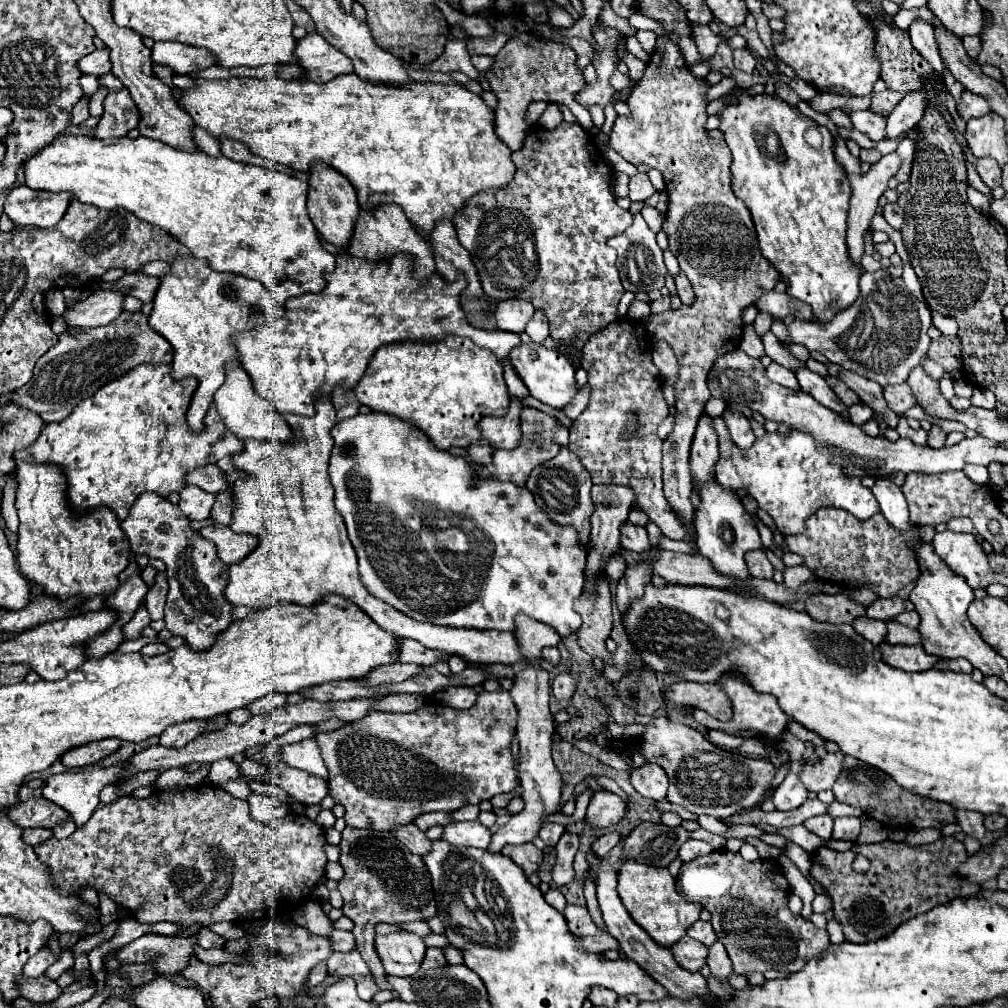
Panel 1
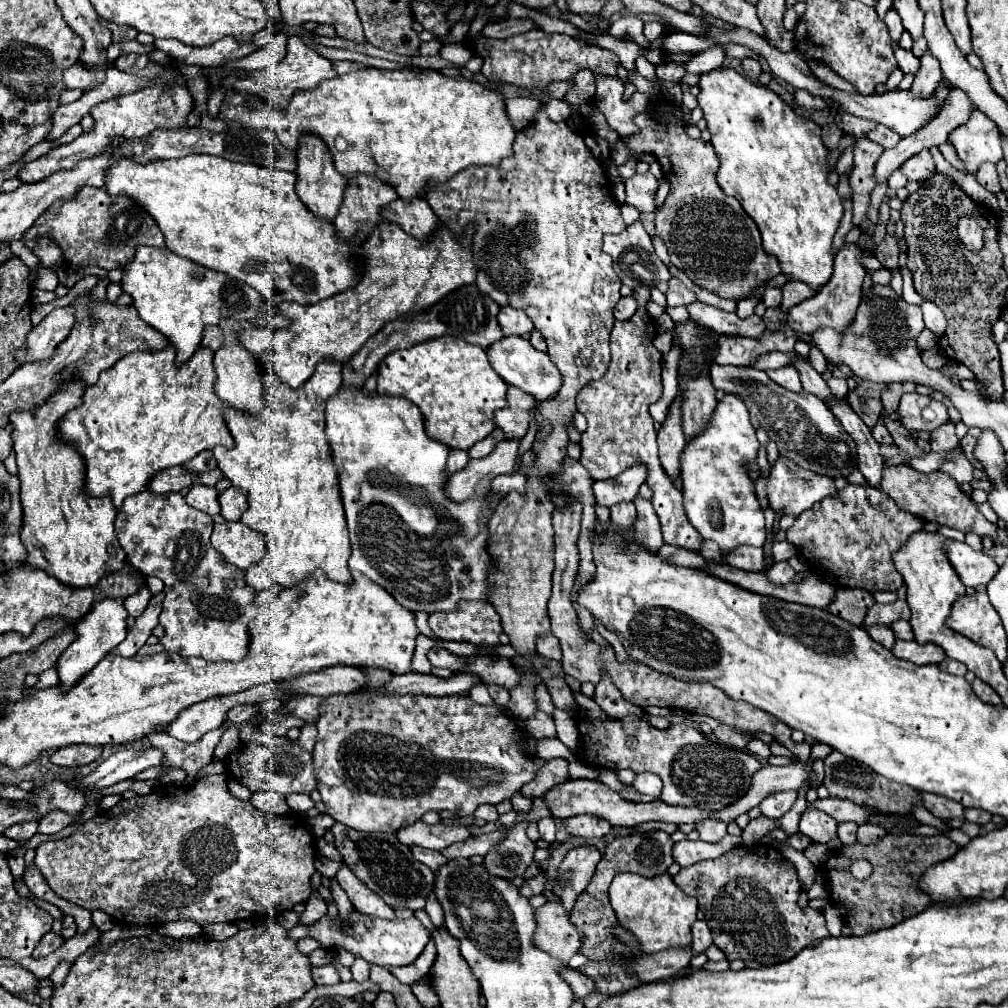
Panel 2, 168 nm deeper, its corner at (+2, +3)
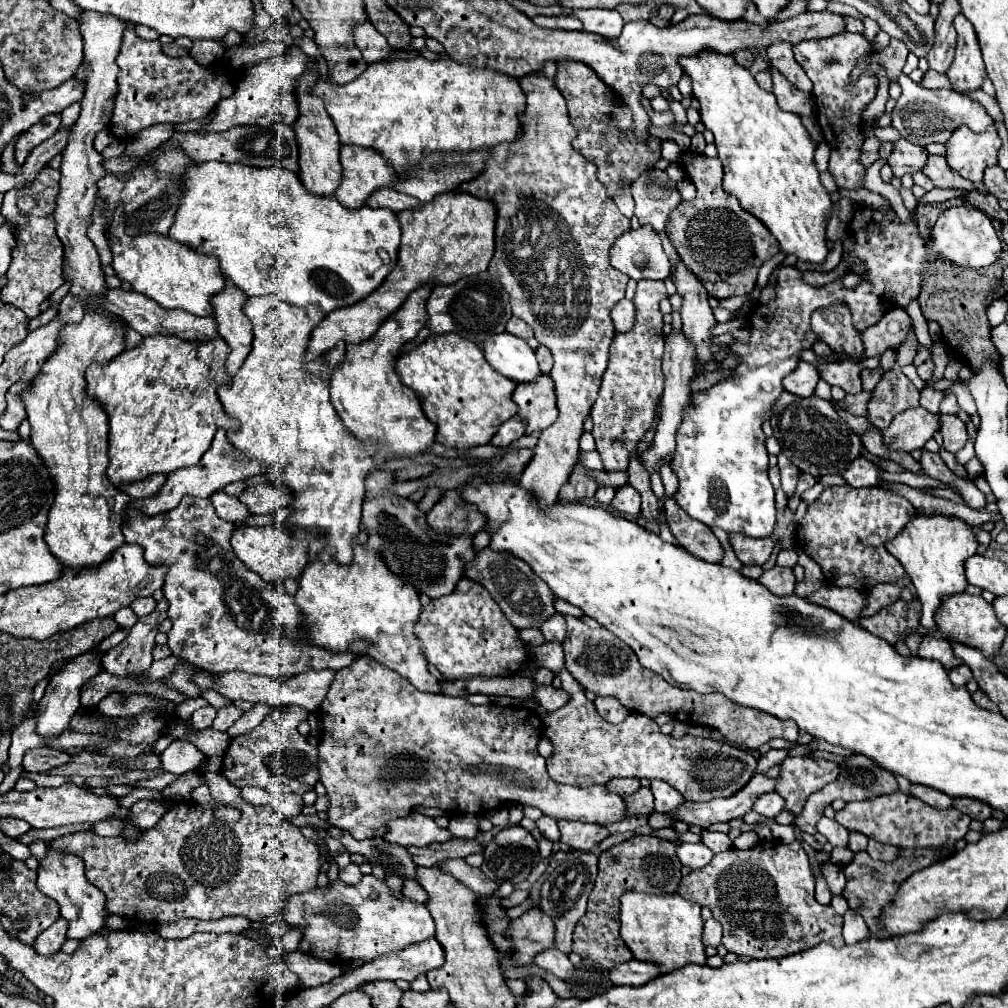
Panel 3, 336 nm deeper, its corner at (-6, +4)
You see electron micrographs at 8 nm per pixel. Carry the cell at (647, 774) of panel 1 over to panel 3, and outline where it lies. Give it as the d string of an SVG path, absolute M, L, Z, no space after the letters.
M652 780L650 788L654 792L654 800L656 800L654 810L656 812L670 812L672 808L676 808L676 804L682 804L684 802L684 798L680 796L680 792L676 792L664 780Z

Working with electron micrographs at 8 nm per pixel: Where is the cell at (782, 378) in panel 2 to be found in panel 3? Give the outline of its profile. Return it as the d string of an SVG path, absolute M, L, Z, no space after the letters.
M800 362L800 364L796 366L796 370L792 370L792 372L782 380L782 384L784 384L784 388L786 388L788 392L806 398L806 396L812 396L812 394L814 394L818 376L820 376L820 374L818 374L818 370L816 370L812 364Z

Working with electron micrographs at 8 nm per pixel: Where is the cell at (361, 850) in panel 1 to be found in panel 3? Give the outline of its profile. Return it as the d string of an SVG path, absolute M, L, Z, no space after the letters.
M330 826L328 834L340 840L350 854L362 854L370 864L378 864L384 872L394 872L402 876L402 880L416 880L418 866L414 864L410 852L404 846L392 844L382 838L368 838L358 842L348 832L336 826Z

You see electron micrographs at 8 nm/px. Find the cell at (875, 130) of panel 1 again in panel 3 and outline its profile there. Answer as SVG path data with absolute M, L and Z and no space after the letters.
M904 138L894 142L894 150L888 156L888 166L892 168L896 178L902 178L904 174L912 174L916 170L922 170L926 164L928 152L922 146L916 146Z

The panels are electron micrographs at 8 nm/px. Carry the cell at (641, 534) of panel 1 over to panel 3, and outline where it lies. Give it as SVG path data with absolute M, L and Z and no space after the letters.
M624 484L616 490L612 508L624 516L638 516L640 514L640 494L630 484Z

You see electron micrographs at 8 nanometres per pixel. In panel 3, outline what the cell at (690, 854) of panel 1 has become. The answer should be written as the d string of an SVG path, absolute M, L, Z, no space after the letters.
M684 842L678 844L678 858L680 858L680 862L684 866L692 868L692 870L704 868L712 860L712 856L714 856L714 852L706 844L702 844L702 842L698 842L698 844L684 844Z

